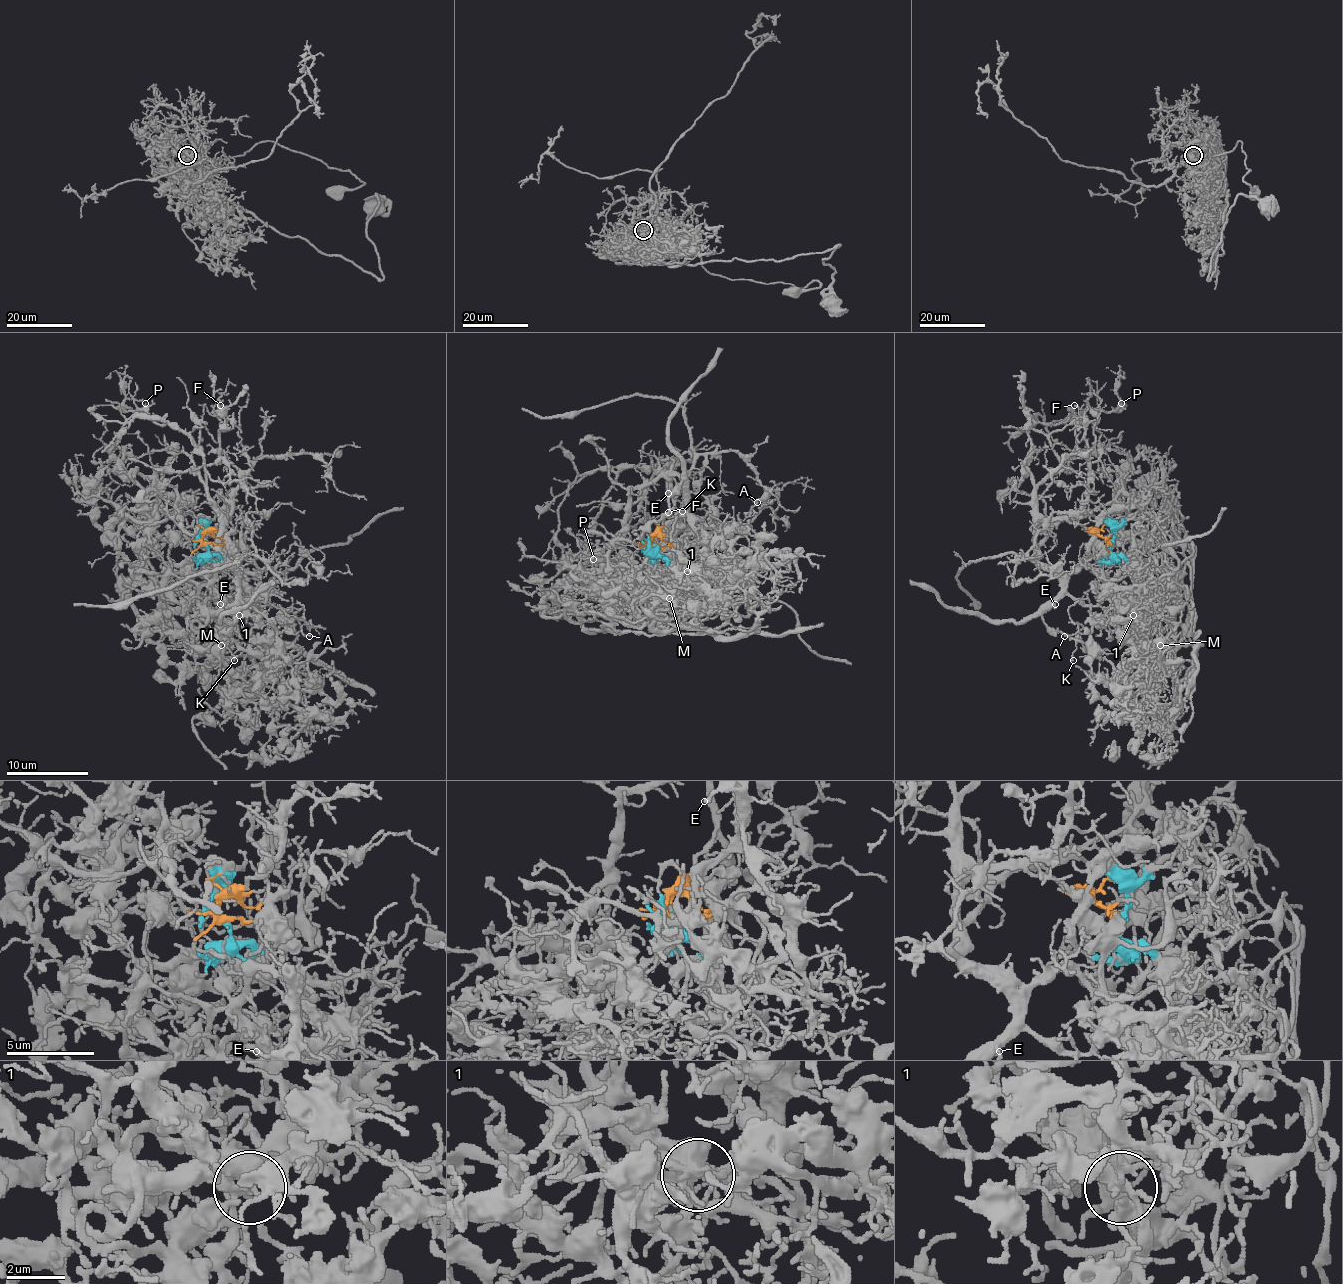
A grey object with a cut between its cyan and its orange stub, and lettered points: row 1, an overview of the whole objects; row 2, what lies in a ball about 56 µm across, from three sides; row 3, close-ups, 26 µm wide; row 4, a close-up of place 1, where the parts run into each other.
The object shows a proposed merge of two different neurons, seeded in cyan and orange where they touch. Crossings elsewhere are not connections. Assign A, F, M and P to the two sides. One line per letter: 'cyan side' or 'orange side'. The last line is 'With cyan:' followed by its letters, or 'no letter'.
A: orange side
F: orange side
M: cyan side
P: orange side
With cyan: M

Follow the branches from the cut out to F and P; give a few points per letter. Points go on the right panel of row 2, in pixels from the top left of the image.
F: (1108, 544), (1037, 510), (1037, 487), (1064, 467), (1051, 434), (1076, 420), (1080, 413), (1074, 405)
P: (1108, 544), (1035, 505), (1029, 430), (1088, 409), (1113, 411), (1121, 403)

